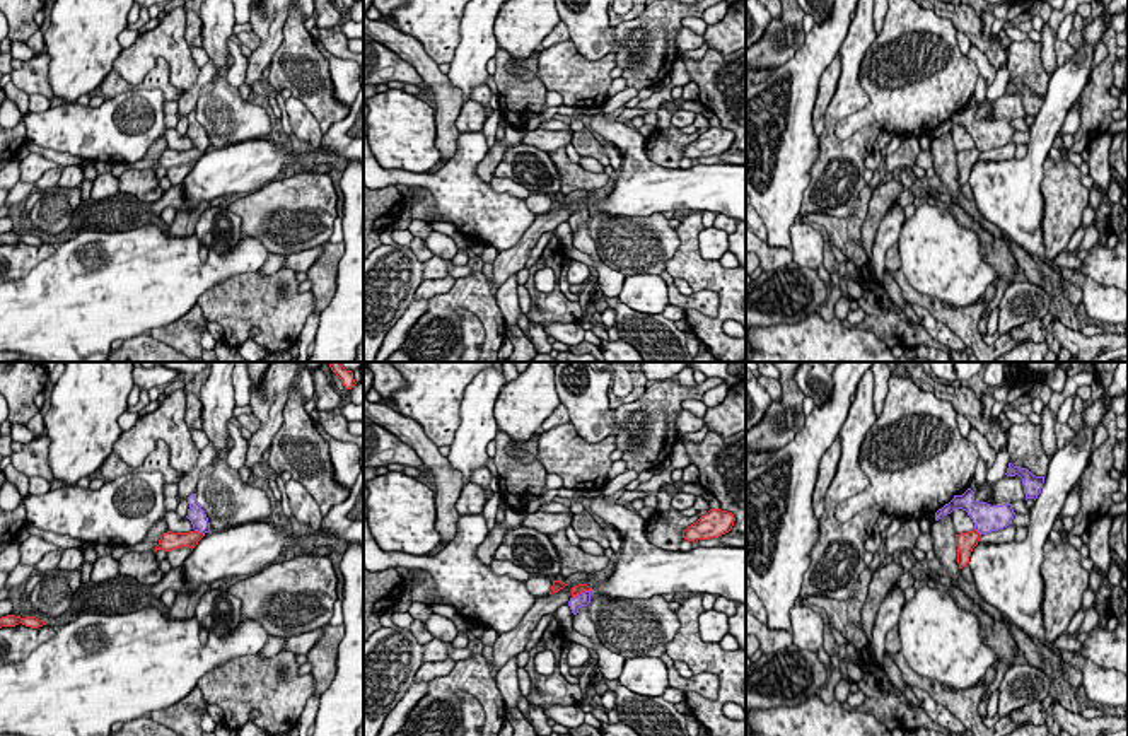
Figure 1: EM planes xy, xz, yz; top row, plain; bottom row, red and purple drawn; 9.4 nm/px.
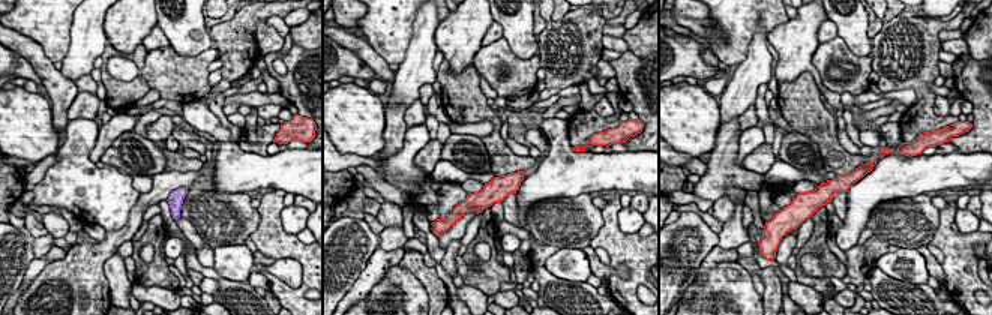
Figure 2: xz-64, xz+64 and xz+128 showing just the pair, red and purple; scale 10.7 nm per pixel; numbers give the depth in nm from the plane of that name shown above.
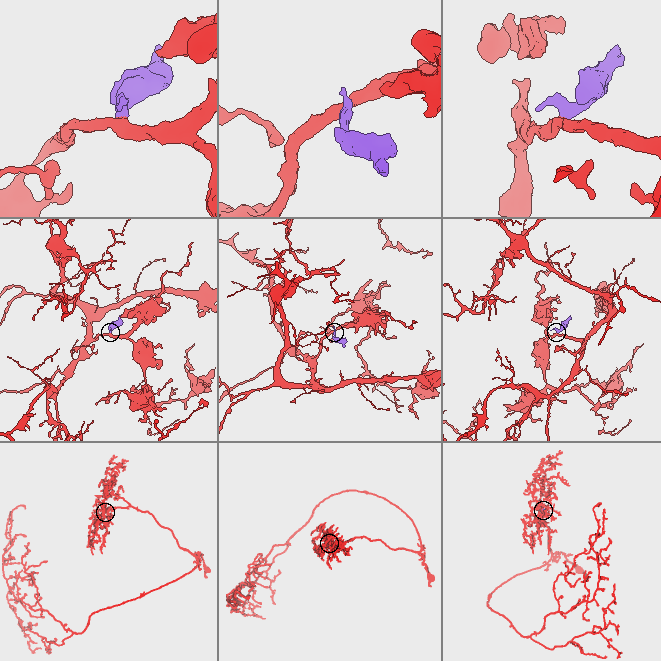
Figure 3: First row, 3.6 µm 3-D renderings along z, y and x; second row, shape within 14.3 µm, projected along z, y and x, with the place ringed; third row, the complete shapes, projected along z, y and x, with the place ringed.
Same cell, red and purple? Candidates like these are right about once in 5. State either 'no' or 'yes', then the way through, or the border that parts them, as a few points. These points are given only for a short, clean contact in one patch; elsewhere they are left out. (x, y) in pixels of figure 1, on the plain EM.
no; border xy (195, 147), (203, 152)

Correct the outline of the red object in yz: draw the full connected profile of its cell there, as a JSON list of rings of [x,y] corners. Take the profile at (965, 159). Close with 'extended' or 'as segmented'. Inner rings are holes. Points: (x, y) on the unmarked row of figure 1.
[[[976,147],[956,152],[959,186],[962,186],[962,184],[966,184],[969,181],[971,169],[978,162],[980,154],[981,152]]] | as segmented

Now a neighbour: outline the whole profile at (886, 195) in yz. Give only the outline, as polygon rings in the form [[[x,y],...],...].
[[[896,178],[882,183],[877,190],[874,190],[869,200],[865,220],[860,227],[860,244],[869,258],[872,256],[872,248],[881,222],[884,220],[891,207],[898,202],[903,190],[903,184]]]

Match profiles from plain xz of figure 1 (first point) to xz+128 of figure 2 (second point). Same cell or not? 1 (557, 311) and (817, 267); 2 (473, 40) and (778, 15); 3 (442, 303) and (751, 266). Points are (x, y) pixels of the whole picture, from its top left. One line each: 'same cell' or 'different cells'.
1: different cells
2: different cells
3: same cell

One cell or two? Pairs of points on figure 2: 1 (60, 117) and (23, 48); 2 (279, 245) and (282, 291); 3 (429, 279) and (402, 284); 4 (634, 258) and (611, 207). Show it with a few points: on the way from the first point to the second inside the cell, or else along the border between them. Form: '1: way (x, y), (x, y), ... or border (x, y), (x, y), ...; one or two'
1: way (60, 99), (60, 89), (41, 65); one
2: way (297, 254), (306, 263), (306, 284), (300, 290); one
3: border (396, 264), (407, 269), (422, 284), (429, 299); two
4: way (622, 246), (611, 236), (611, 219); one

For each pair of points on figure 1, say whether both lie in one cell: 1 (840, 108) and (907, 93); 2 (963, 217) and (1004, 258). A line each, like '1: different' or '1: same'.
1: different
2: same

